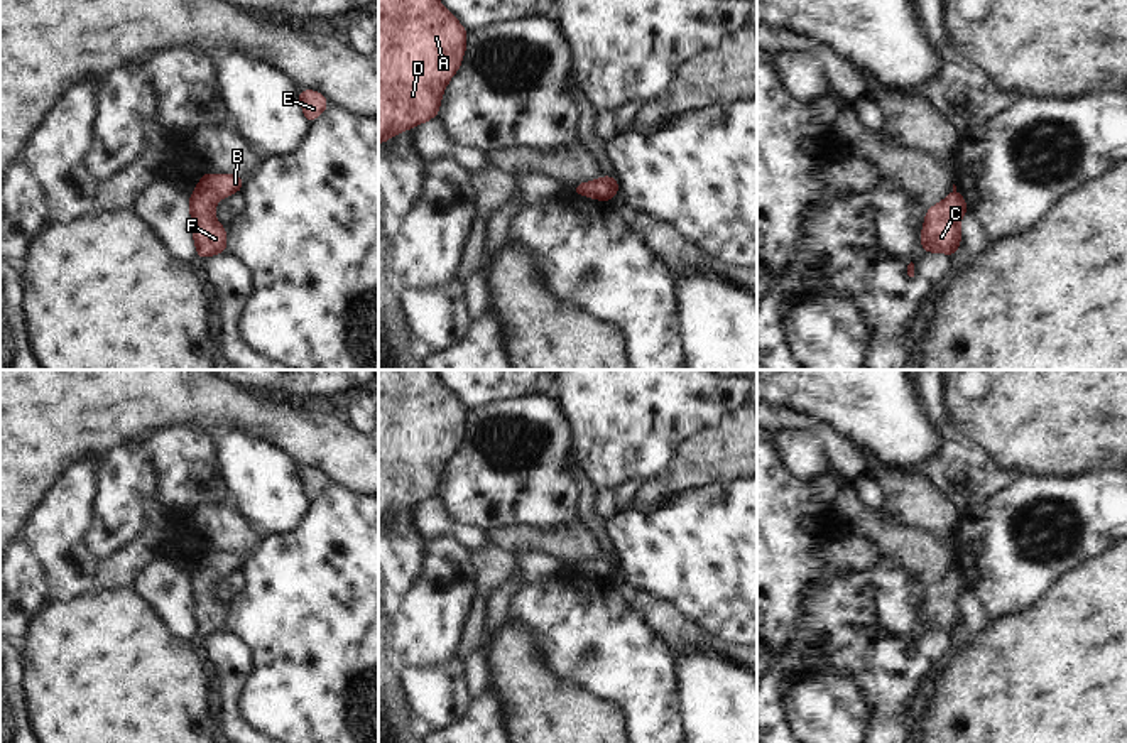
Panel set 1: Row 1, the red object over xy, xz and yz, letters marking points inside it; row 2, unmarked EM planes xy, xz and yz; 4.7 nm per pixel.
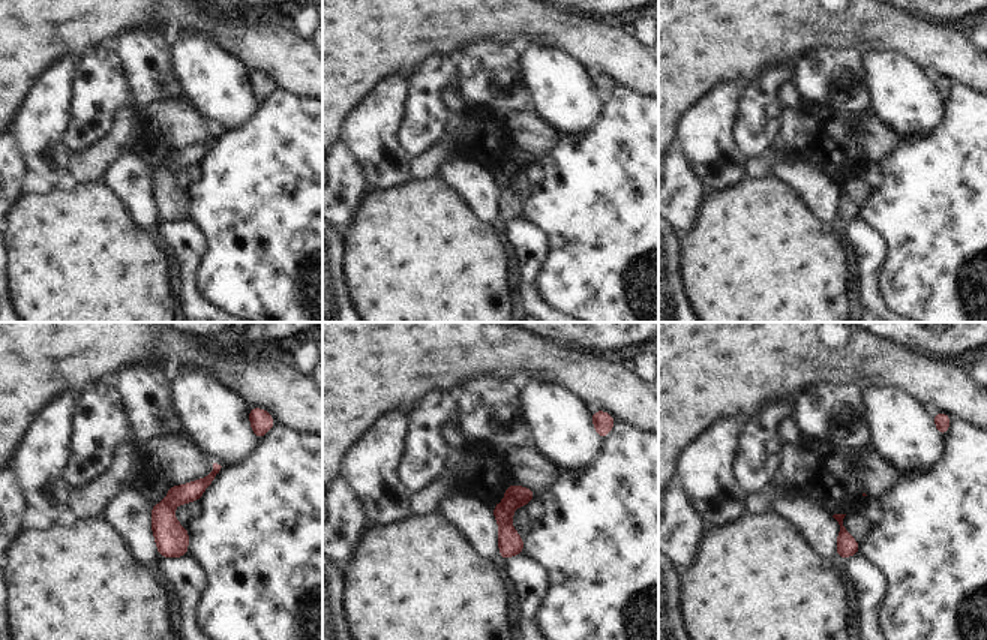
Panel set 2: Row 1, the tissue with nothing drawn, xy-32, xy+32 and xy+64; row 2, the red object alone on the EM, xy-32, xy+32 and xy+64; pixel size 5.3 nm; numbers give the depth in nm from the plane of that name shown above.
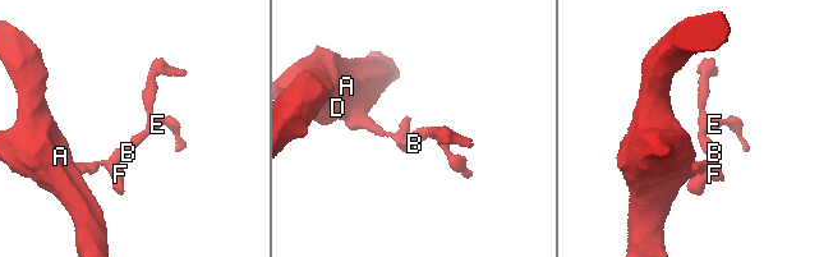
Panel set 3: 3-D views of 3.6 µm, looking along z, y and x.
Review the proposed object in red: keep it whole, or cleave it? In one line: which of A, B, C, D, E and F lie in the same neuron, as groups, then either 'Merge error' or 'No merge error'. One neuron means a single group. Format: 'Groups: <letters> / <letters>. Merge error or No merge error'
Groups: A B C D E F. No merge error

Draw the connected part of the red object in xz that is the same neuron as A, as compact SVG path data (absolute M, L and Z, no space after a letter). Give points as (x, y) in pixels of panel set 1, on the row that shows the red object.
M378 0L378 144L438 117L466 35L439 0Z

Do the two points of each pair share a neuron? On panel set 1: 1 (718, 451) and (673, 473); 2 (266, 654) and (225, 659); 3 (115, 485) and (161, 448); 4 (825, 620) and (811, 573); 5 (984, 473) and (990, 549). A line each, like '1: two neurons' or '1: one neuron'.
1: one neuron
2: two neurons
3: two neurons
4: two neurons
5: two neurons

